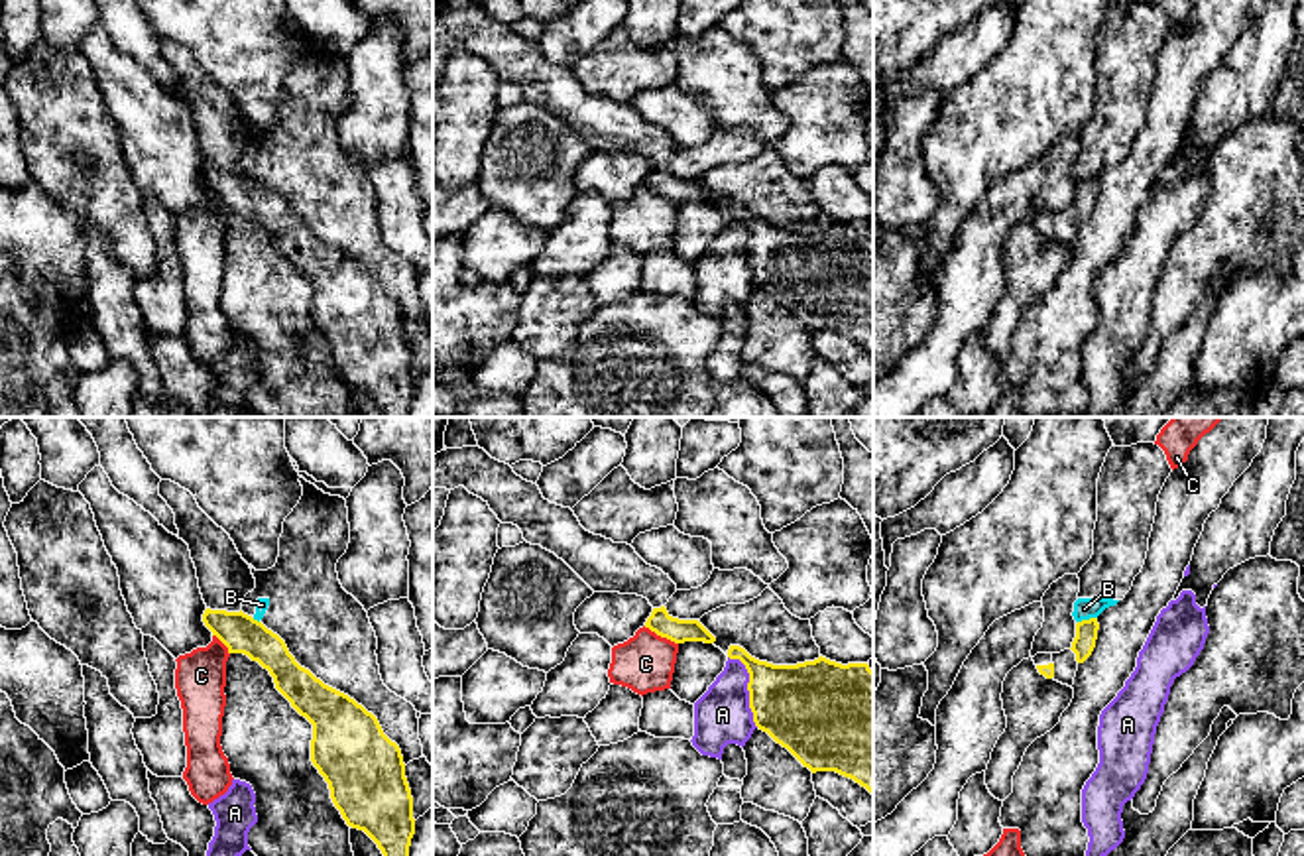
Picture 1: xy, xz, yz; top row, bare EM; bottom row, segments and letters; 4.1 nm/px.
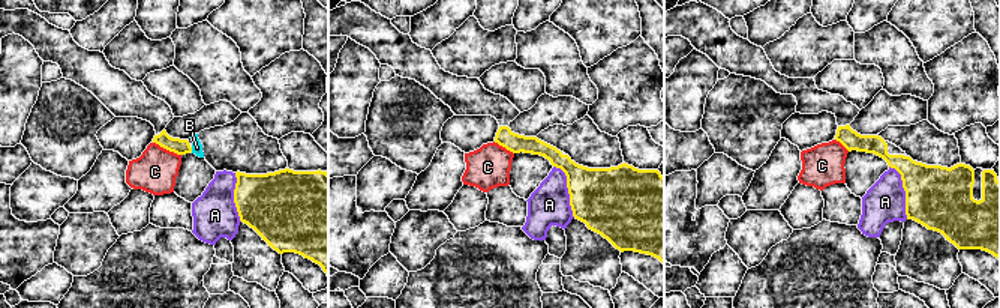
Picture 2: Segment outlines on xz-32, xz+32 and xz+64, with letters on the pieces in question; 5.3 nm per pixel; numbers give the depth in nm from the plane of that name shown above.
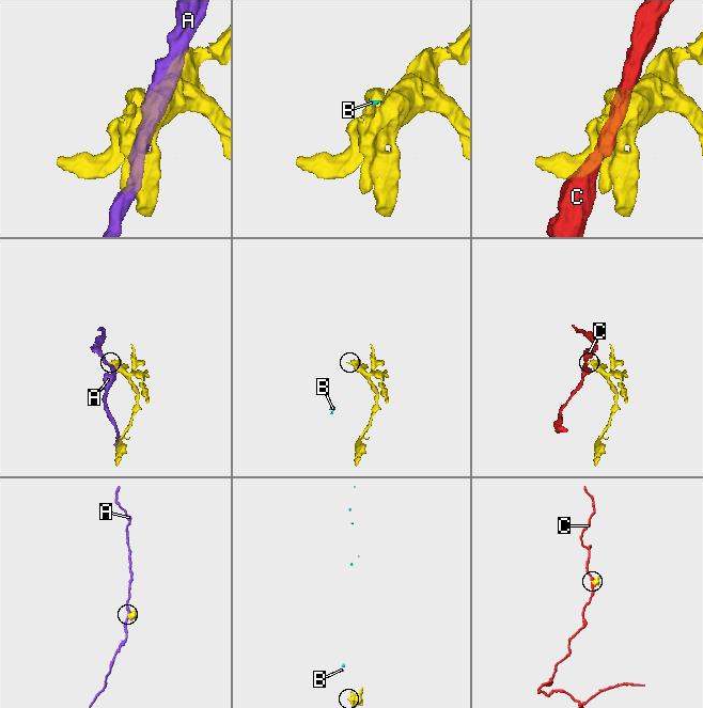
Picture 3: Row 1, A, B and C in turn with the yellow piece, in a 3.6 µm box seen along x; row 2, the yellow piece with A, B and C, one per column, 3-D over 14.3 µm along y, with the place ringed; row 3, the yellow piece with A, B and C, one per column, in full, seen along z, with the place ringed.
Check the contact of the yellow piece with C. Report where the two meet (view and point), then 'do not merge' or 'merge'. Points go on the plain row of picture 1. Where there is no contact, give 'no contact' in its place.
contact xz (661, 195); do not merge

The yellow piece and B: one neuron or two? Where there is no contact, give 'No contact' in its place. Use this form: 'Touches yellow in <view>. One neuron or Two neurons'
Touches yellow in yz. Two neurons

